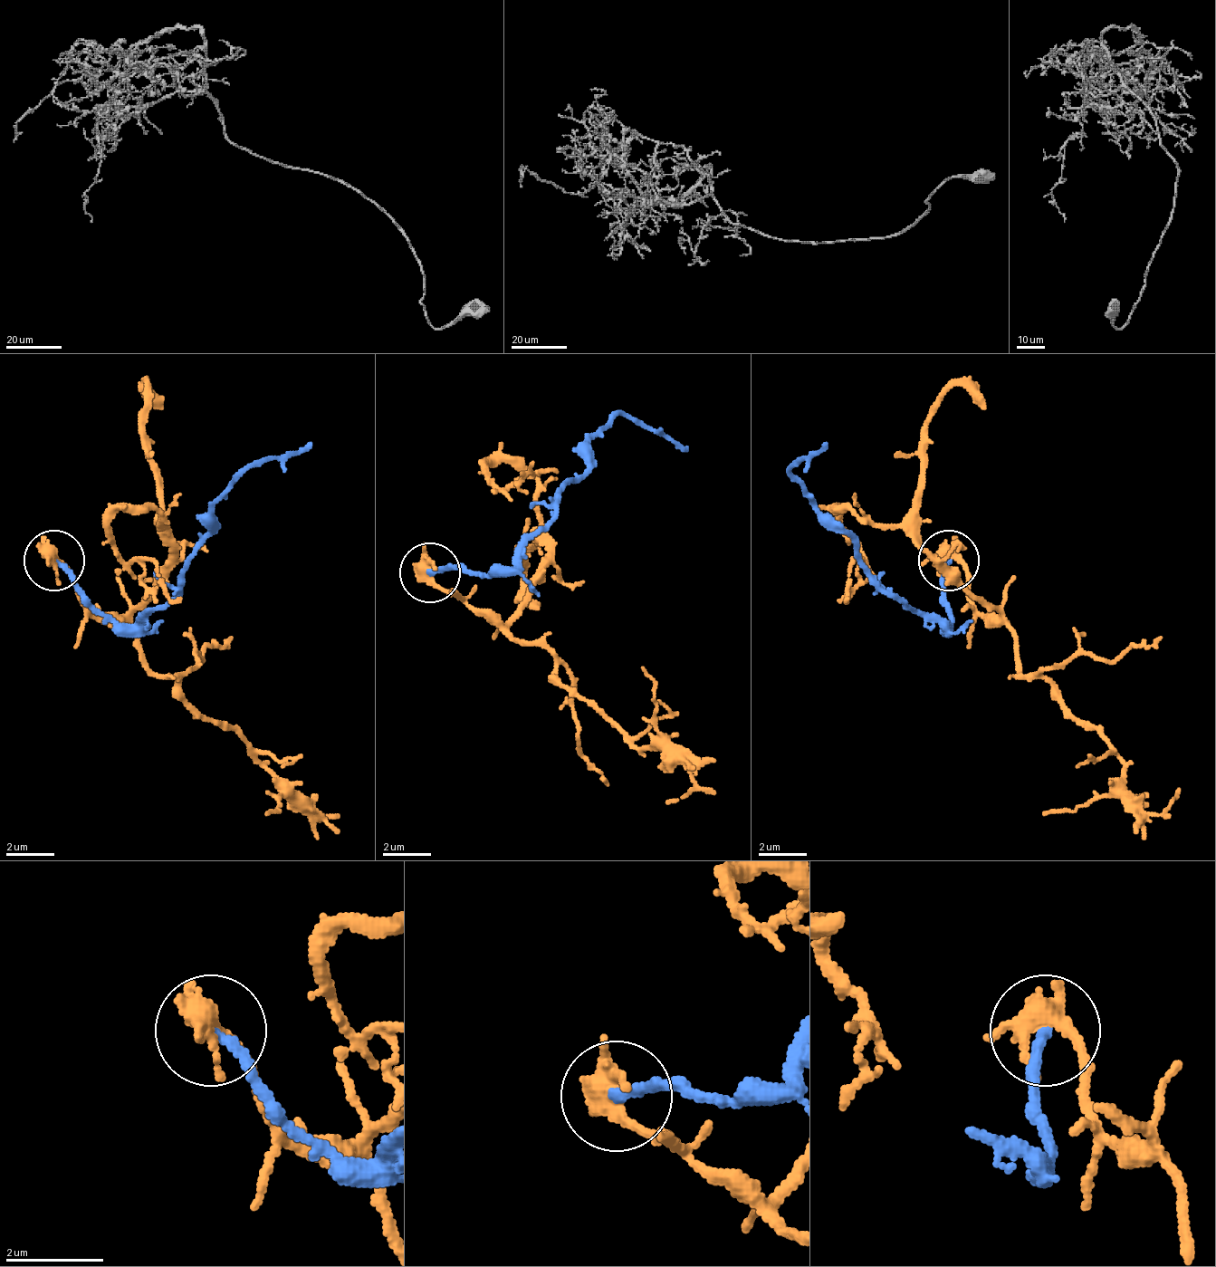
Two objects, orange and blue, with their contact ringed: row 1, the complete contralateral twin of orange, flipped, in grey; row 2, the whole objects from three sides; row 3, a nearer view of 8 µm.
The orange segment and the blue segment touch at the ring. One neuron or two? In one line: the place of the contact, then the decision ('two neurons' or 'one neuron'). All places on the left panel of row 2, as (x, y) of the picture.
at (53, 561); two neurons

